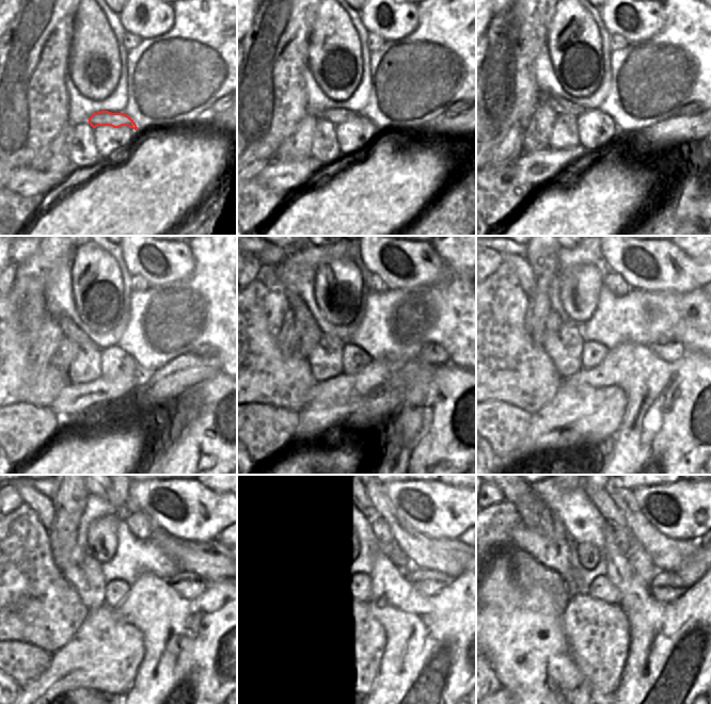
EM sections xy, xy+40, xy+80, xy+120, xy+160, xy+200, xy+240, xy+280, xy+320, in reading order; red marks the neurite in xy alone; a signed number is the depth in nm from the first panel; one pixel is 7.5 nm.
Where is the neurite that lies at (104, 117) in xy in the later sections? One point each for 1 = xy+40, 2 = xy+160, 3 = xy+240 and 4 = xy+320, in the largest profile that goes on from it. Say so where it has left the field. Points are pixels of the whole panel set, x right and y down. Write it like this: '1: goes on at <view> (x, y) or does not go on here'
1: goes on at xy+40 (337, 116)
2: goes on at xy+160 (295, 300)
3: goes on at xy+240 (64, 533)
4: goes on at xy+320 (536, 514)

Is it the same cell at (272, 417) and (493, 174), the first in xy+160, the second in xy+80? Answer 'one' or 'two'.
one

